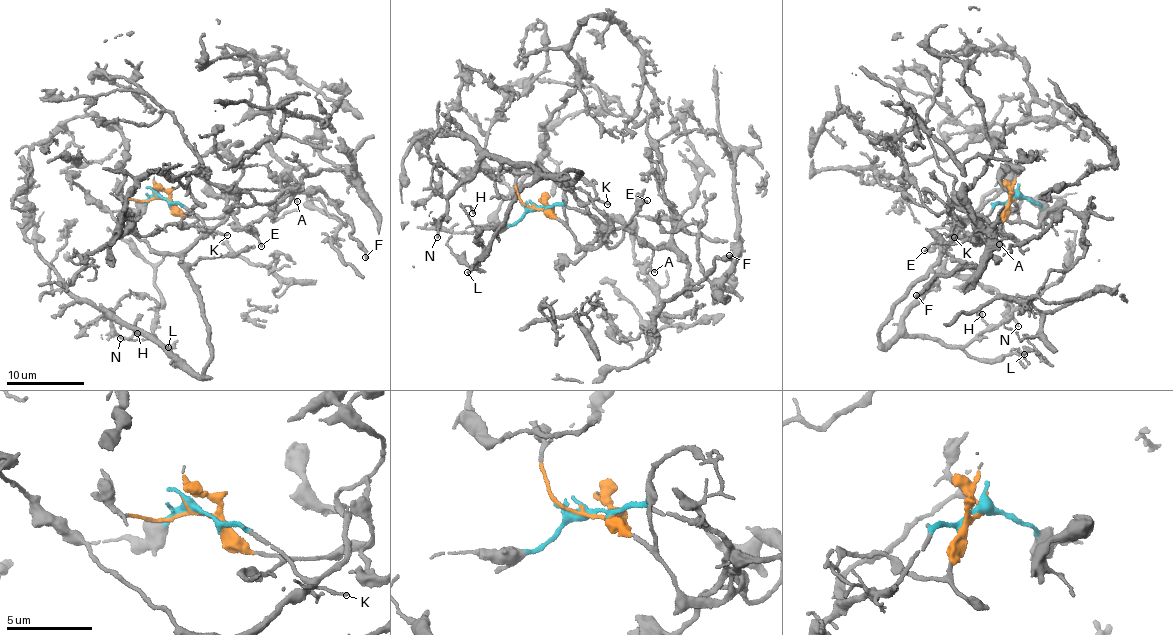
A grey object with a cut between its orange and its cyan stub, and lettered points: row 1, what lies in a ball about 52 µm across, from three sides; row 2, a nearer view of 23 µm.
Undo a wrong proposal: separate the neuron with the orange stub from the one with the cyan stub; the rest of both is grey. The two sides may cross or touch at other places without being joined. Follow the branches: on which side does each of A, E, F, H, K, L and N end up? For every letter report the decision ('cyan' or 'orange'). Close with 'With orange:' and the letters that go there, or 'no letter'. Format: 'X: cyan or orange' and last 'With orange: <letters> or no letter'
A: orange
E: orange
F: orange
H: cyan
K: cyan
L: cyan
N: cyan
With orange: A, E, F

